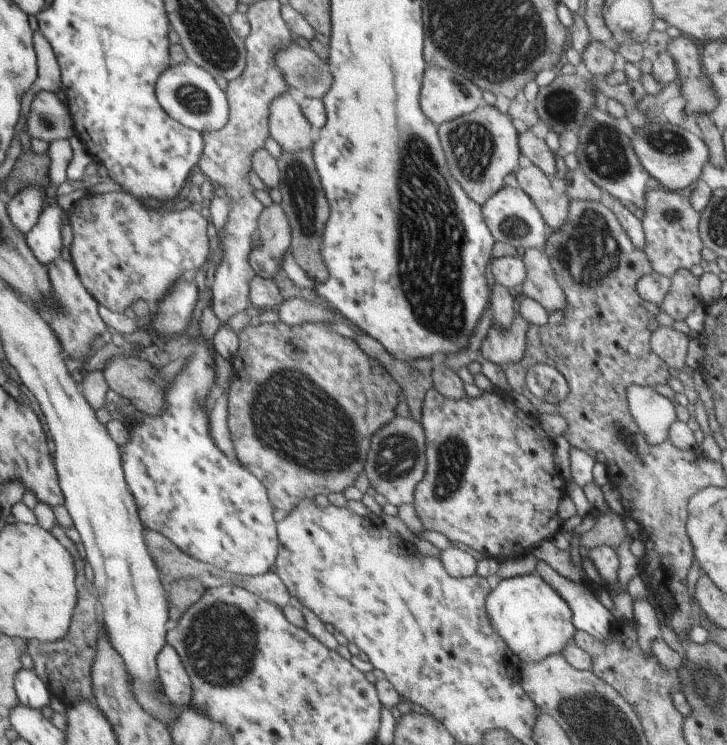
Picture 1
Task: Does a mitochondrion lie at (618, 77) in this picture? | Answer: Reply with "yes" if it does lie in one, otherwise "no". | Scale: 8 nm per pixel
no

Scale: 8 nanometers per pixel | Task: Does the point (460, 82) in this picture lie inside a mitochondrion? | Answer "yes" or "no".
yes

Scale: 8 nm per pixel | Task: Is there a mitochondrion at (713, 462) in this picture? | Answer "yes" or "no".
no

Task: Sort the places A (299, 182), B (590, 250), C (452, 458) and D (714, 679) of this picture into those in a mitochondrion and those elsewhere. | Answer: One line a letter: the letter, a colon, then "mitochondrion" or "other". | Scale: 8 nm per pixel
A: mitochondrion
B: mitochondrion
C: mitochondrion
D: mitochondrion

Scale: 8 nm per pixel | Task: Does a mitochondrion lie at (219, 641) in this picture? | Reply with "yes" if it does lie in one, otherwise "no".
yes

